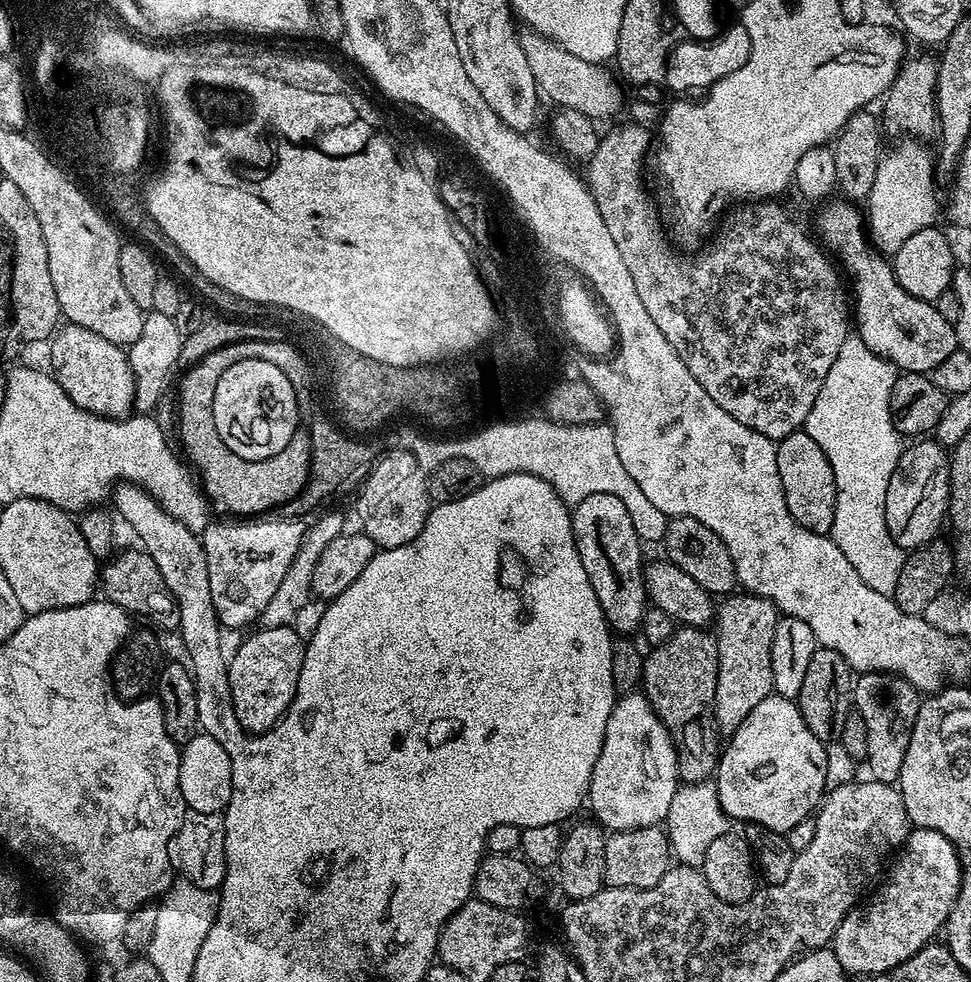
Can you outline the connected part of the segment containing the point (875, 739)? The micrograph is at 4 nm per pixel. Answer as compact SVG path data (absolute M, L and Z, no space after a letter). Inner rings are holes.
M865 672L855 677L852 685L852 702L867 729L869 747L866 766L871 779L883 784L895 785L902 774L902 762L906 758L906 746L910 746L910 734L914 730L914 718L918 718L921 693L915 686L893 672Z

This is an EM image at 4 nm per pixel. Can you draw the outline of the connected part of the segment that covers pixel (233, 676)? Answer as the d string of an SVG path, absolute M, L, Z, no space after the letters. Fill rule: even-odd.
M290 626L282 628L260 628L249 640L240 644L236 653L231 653L228 661L228 677L230 678L230 694L234 698L234 714L238 714L238 722L247 732L253 734L270 730L285 712L298 686L298 674L302 670L305 641L298 638L298 634Z

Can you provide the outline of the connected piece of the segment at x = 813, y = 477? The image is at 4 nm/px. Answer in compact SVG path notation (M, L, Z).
M802 430L792 432L776 444L776 461L778 474L782 478L782 490L786 494L786 506L792 517L814 534L829 535L836 509L836 487L834 470L826 454L822 454L822 446L818 446L818 442Z

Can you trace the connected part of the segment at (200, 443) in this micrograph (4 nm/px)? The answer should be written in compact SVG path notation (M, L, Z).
M208 404L208 412L174 412L174 422L184 447L183 459L198 477L213 513L225 512L228 518L256 518L271 513L268 512L271 508L280 510L307 484L311 470L311 442L307 431L295 432L290 442L278 454L270 454L270 458L247 460L222 442L218 426L214 426L214 404Z

